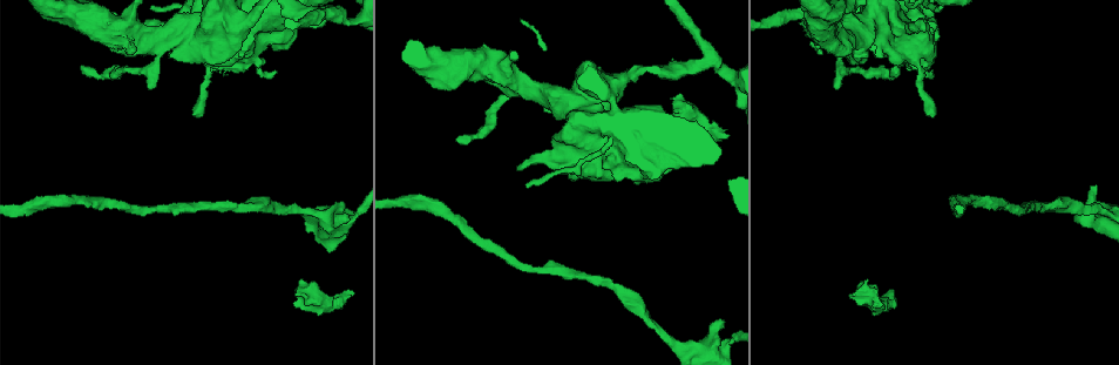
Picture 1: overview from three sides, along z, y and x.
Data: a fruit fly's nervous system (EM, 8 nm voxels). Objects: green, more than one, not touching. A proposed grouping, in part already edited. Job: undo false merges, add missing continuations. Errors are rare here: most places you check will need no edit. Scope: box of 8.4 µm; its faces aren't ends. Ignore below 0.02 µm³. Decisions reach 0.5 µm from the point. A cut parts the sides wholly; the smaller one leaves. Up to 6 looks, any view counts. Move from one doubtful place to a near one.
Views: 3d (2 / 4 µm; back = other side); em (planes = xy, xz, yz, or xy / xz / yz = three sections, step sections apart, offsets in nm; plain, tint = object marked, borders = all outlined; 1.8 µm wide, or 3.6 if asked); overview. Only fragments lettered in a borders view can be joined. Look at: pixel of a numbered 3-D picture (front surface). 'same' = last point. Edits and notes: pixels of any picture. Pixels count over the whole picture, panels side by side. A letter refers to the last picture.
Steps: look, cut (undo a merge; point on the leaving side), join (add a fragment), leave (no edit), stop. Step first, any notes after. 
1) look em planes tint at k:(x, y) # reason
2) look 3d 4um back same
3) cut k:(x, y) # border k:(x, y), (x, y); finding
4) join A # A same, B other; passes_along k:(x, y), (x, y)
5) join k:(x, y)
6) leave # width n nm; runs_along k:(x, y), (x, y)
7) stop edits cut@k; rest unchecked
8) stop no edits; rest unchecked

look 3d 4um at 1:(501, 66) # arms part here

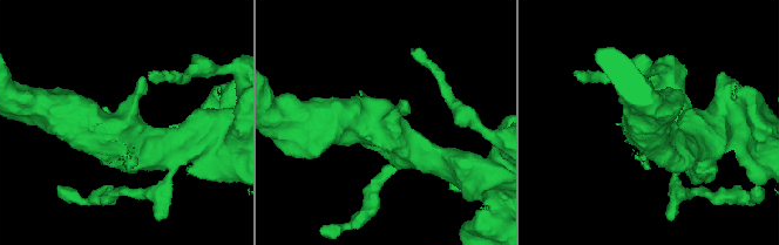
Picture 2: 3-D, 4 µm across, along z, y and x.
look em 3.6um xz step 16 borders at 2:(127, 117) # now the EM

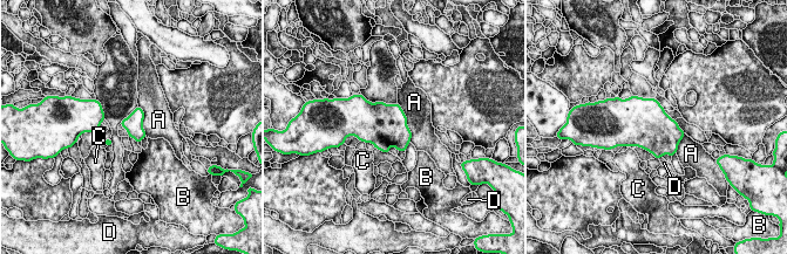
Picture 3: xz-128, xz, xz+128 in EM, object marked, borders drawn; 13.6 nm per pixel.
leave # width 260 nm; A other, B other, C other, D other; border 3:(398, 102), (406, 117), (411, 142); all the same neuron

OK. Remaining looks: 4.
look 3d 4um at 1:(460, 145)

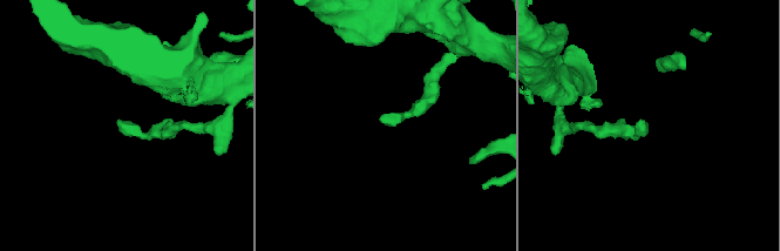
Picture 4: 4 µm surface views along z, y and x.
look em xz step 4 tint at 4:(120, 125) # shape alone is not enough

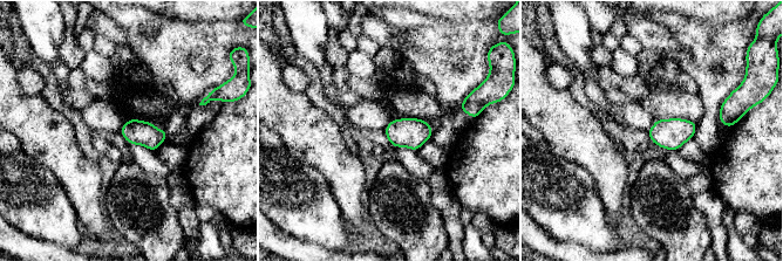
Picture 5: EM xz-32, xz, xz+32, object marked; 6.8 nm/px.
look em planes borders same # cut it another way

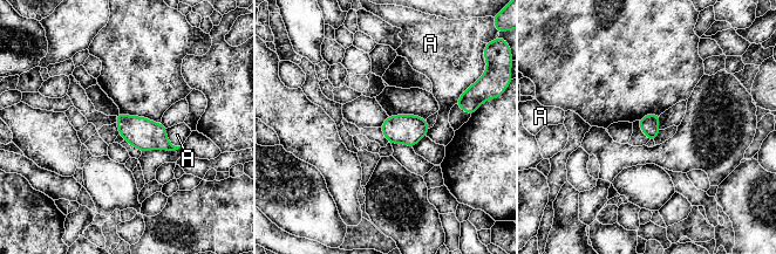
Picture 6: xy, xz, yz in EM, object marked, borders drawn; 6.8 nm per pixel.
leave # longest_contact A 160 nm; A other; border 6:(165, 129), (168, 139), (179, 146); none of them fits

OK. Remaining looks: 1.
stop no edits; rest unchecked

